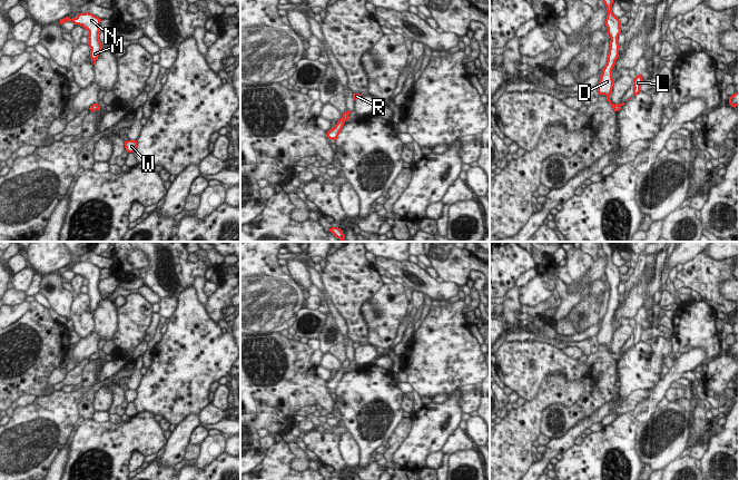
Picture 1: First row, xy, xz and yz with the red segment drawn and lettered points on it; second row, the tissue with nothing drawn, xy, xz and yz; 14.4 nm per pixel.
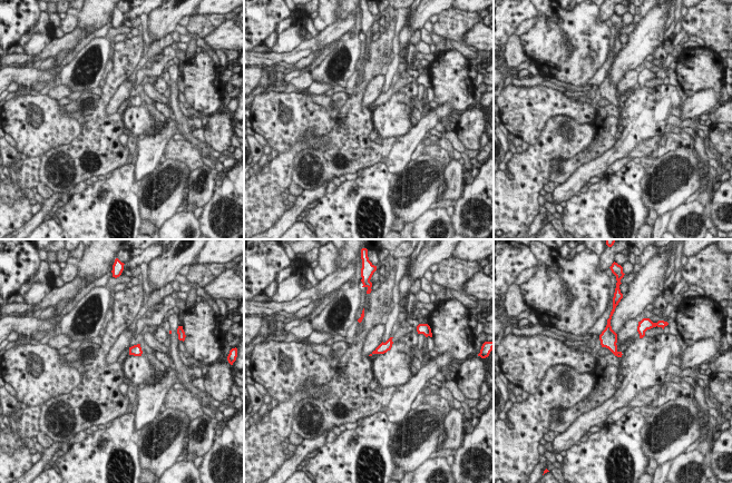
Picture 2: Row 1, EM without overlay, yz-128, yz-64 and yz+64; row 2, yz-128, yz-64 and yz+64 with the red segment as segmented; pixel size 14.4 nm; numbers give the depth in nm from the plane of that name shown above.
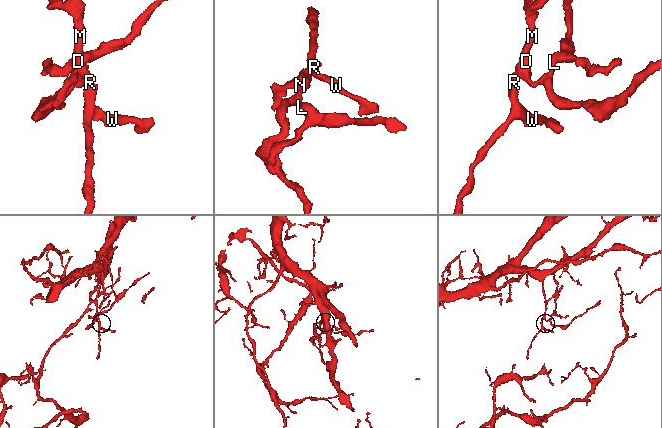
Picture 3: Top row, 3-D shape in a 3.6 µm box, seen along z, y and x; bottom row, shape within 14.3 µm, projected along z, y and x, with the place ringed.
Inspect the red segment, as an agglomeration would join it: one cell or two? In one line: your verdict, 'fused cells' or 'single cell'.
single cell

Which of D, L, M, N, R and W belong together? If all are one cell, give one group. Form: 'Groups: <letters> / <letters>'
Groups: D L M N R W.

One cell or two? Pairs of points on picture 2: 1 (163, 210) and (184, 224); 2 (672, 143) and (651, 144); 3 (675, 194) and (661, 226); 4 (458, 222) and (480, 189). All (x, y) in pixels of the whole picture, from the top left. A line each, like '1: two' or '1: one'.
1: two
2: one
3: two
4: one

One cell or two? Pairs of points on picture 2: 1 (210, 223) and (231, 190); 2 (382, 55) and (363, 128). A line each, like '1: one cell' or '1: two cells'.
1: one cell
2: one cell

